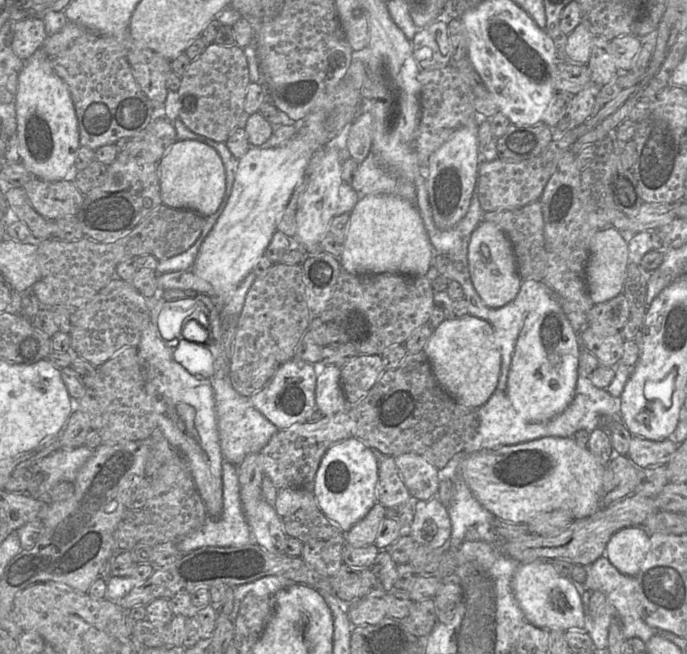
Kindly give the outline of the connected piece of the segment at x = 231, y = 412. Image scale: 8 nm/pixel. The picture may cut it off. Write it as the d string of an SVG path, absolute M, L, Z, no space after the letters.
M210 351L214 360L213 375L211 377L211 385L214 391L219 441L223 459L238 466L244 457L250 453L258 453L267 445L271 437L278 431L278 428L268 420L251 402L250 397L239 394L230 383L229 375L225 376L223 370L216 369L216 359Z

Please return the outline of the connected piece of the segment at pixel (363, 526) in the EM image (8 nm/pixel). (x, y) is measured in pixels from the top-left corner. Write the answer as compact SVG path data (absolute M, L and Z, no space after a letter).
M377 502L363 519L344 533L346 544L353 547L366 547L374 544L384 518L386 518L385 508Z

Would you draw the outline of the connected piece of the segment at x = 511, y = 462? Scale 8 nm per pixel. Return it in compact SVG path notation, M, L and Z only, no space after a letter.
M543 437L463 456L458 474L495 518L527 525L534 517L565 510L574 520L597 512L606 469L572 437Z

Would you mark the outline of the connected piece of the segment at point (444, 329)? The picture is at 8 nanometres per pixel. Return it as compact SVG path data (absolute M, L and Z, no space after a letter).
M469 314L458 319L447 318L434 329L424 352L437 382L460 404L479 408L494 393L501 371L501 352L488 321Z

